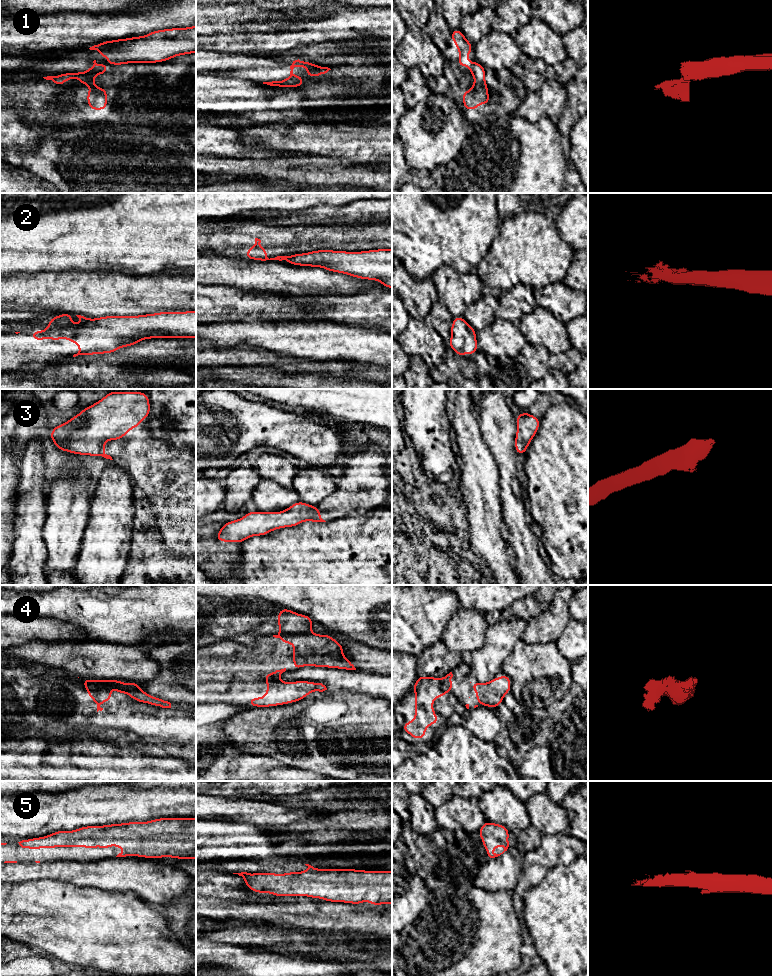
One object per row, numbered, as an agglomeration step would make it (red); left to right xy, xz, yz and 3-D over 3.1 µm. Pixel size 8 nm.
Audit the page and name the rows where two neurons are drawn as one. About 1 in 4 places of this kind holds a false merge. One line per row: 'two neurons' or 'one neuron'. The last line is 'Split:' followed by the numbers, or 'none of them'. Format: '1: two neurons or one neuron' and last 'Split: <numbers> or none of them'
1: two neurons
2: one neuron
3: one neuron
4: two neurons
5: one neuron
Split: 1, 4

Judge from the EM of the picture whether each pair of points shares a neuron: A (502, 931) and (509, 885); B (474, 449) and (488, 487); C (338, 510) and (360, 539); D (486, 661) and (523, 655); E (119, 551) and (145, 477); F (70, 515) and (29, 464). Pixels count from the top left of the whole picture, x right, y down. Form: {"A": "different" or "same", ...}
{"A": "different", "B": "same", "C": "different", "D": "different", "E": "different", "F": "different"}

